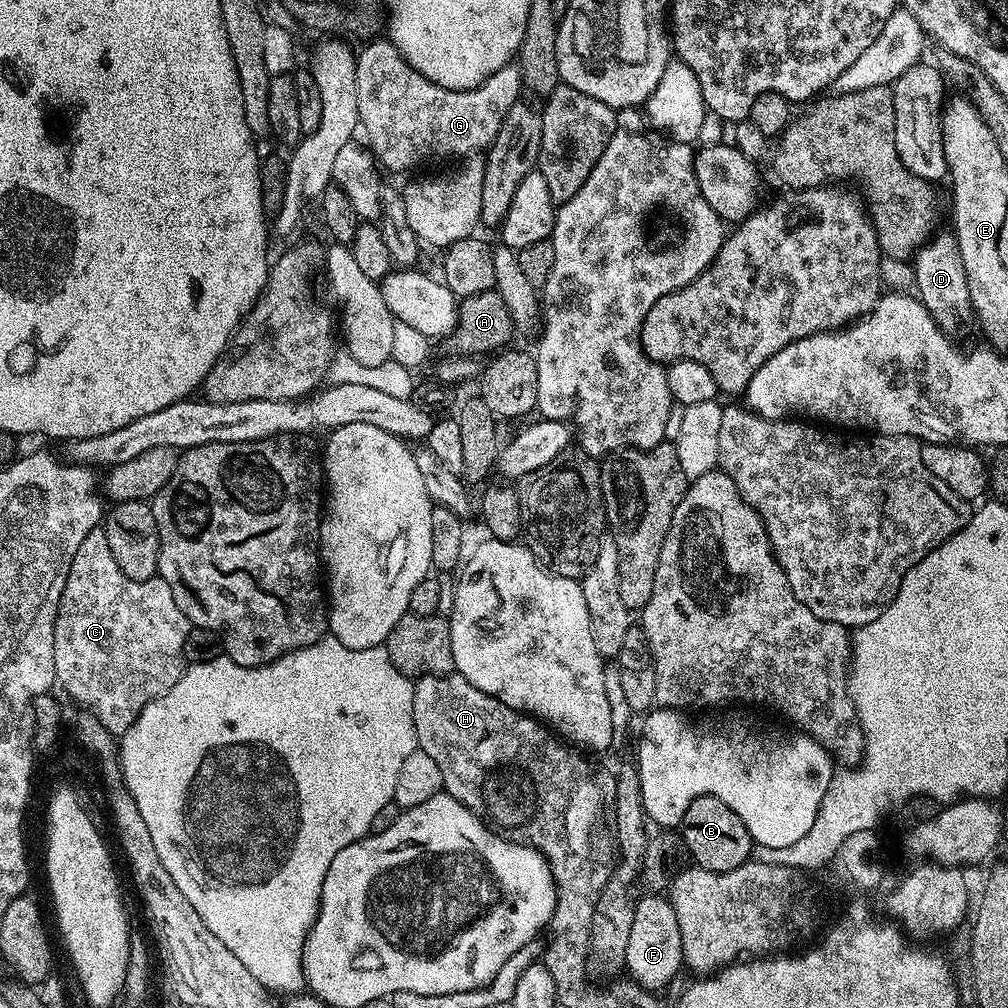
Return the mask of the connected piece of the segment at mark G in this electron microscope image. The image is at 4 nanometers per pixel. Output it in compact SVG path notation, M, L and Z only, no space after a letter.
M373 38L367 41L366 48L368 48L368 68L361 67L358 72L359 127L368 135L367 147L376 157L379 167L384 170L389 168L392 172L408 172L419 162L420 152L424 156L463 158L487 149L506 118L506 110L510 110L510 106L521 99L520 66L516 62L502 66L502 70L490 74L490 78L486 78L476 88L460 89L455 92L430 82L430 78L414 70L414 66L387 38Z

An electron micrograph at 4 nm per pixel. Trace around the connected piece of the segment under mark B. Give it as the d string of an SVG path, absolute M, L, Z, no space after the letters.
M699 796L690 802L686 814L679 822L679 832L692 855L691 863L707 872L729 872L747 864L751 857L748 855L754 849L752 835L750 830L746 830L742 818L738 818L738 814L734 814L726 802L718 802L718 798L713 796Z

